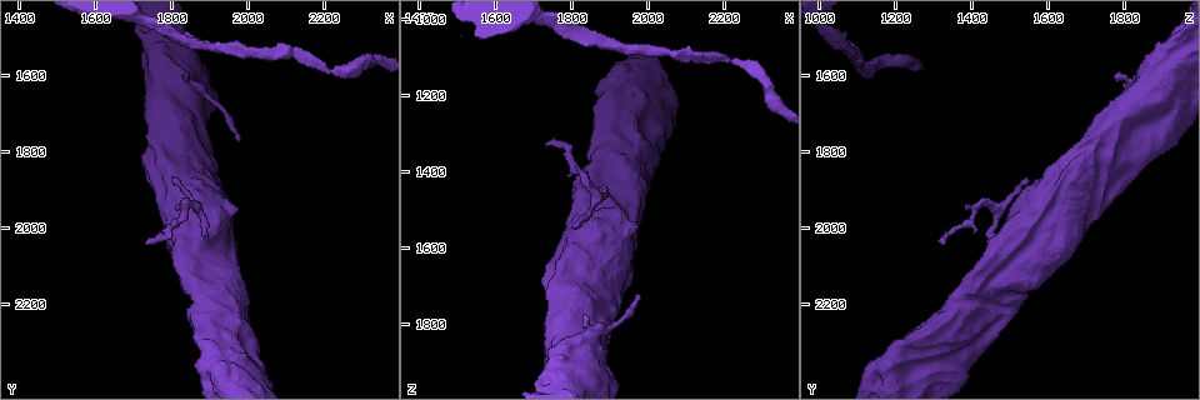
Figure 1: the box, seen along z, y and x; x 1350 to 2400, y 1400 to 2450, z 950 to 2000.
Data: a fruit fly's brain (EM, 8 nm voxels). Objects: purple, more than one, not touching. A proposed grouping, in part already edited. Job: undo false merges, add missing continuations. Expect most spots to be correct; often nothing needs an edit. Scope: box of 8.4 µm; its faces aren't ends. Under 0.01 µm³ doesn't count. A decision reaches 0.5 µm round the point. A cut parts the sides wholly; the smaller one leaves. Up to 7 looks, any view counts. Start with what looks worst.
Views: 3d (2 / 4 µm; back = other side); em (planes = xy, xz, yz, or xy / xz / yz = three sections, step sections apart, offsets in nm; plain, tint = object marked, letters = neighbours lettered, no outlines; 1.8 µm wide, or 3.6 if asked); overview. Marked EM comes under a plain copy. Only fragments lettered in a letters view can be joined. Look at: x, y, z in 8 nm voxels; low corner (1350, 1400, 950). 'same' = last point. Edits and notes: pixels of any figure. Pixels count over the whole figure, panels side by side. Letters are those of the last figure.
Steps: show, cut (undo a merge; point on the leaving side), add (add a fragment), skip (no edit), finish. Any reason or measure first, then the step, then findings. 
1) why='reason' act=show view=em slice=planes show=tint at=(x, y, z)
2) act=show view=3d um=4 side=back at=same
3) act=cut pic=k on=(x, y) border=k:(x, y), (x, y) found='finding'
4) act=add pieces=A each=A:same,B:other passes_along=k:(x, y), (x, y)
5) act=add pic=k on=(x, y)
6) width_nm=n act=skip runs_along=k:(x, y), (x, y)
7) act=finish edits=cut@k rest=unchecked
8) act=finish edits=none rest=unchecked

why='long arm stops here' act=show view=em slice=planes show=tint at=(1735, 2035, 1335)

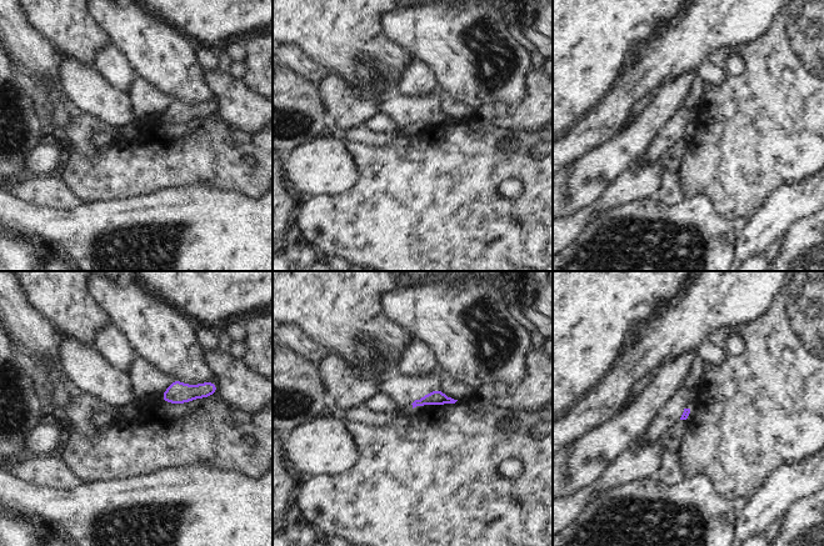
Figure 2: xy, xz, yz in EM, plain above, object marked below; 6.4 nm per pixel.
act=show view=em slice=planes show=letters at=same

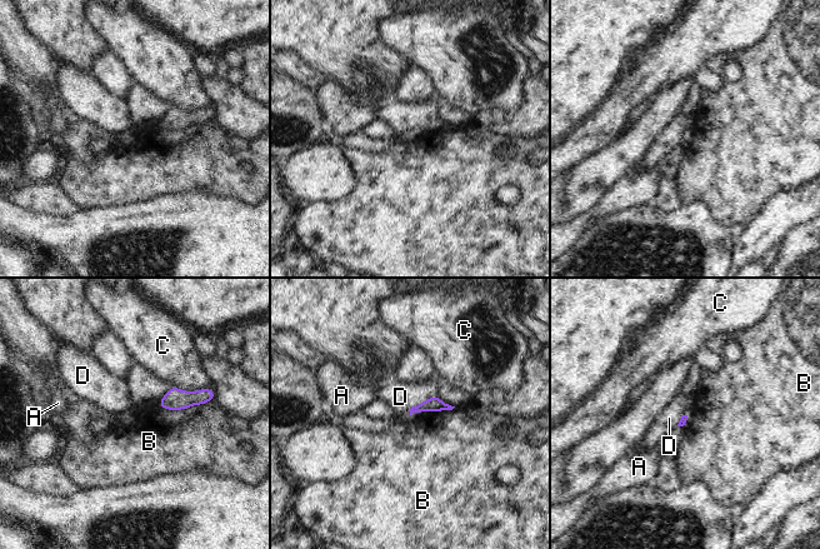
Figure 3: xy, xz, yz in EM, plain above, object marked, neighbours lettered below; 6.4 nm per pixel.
act=add pieces=D each=A:other,B:other,C:other,D:same passes_along=3:(434, 404), (420, 403), (400, 397) found='the cell continues'

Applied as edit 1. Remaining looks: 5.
why='abrupt turn' act=show view=em um=3.6 slice=planes show=letters at=(1935, 2325, 1255)

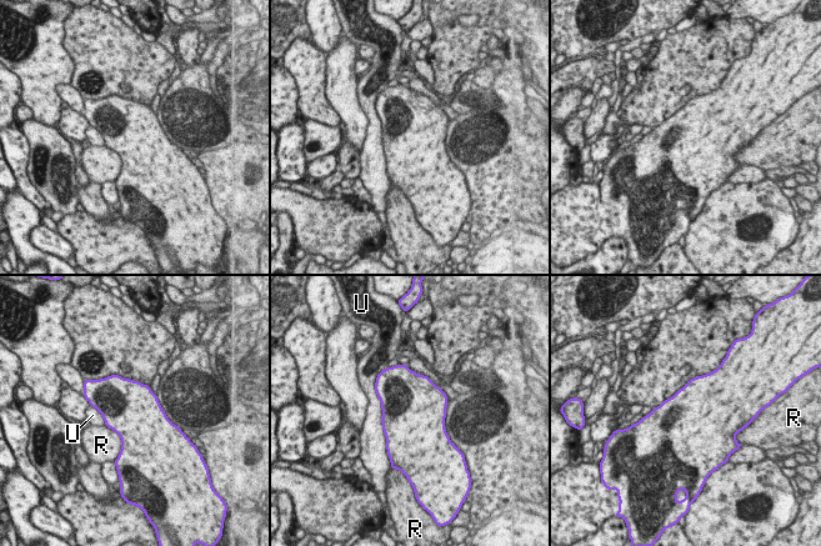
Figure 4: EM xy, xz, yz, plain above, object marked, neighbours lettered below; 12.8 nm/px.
act=skip each=R:other,U:other border=4:(104, 425), (120, 439), (118, 456) found='one cell here'

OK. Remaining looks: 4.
why='thin end' act=show view=3d um=2 at=(1980, 1775, 1730)

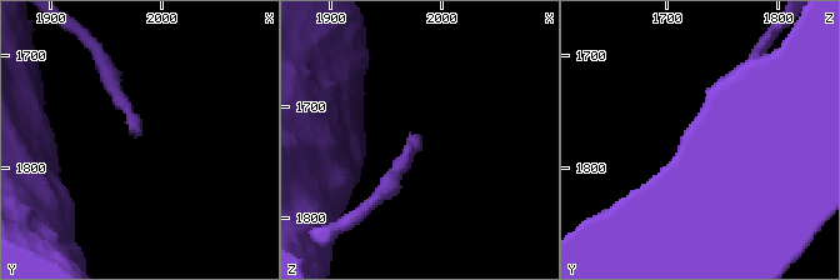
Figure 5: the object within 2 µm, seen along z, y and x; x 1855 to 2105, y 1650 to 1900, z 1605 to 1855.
why='shape alone is not enough' act=show view=em um=3.6 slice=planes show=letters at=(1982, 1770, 1728)

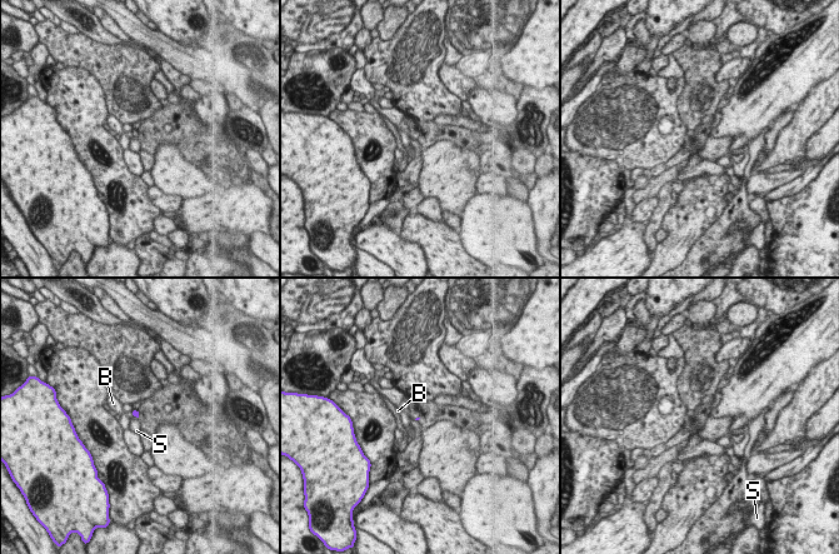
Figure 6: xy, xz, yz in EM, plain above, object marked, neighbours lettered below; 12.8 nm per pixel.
act=add pieces=S each=B:other,S:same passes_along=6:(135, 413), (136, 417), (134, 425) found='it goes on there'

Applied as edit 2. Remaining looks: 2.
act=finish edits=add@3,add@6 rest=unchecked

